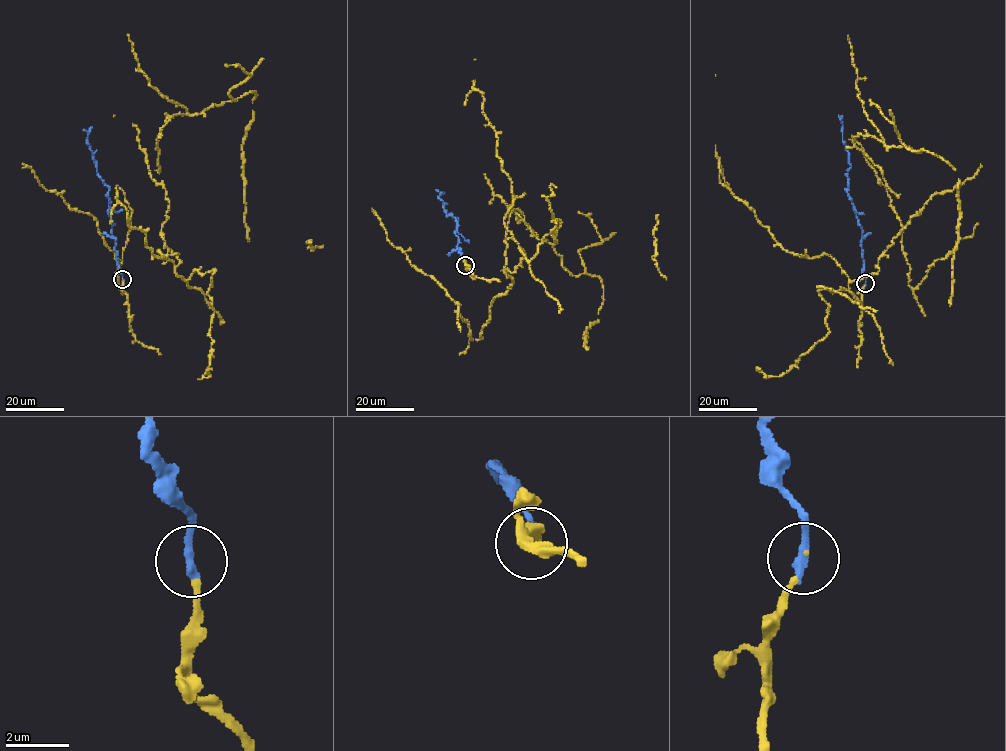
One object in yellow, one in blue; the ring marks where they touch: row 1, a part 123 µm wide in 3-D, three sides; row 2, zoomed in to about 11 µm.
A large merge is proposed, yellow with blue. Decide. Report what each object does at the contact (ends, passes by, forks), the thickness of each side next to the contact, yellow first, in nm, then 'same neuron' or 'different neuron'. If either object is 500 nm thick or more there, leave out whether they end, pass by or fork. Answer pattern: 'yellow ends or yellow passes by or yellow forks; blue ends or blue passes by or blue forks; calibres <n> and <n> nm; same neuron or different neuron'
yellow ends; blue ends; calibres 90 and 340 nm; same neuron

